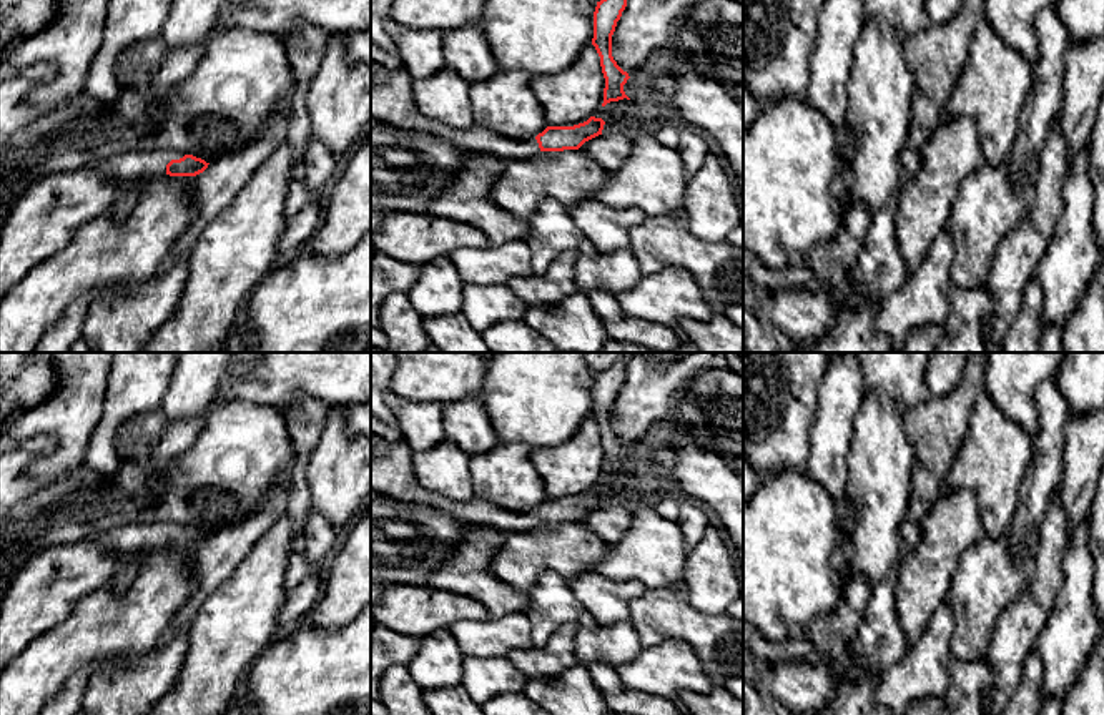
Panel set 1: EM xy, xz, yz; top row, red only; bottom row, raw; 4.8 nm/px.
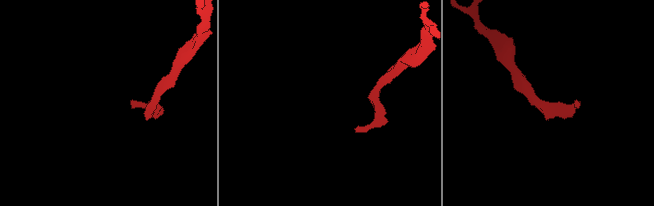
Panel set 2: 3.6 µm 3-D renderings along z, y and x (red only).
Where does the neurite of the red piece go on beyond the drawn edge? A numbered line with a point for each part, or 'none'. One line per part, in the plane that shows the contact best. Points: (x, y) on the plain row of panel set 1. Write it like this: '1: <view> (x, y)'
1: xy (152, 536)

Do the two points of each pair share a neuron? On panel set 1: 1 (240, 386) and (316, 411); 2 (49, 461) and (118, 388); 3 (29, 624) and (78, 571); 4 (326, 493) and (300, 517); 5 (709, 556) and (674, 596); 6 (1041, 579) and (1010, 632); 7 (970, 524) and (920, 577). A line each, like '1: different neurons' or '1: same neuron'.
1: different neurons
2: different neurons
3: same neuron
4: different neurons
5: different neurons
6: same neuron
7: same neuron

